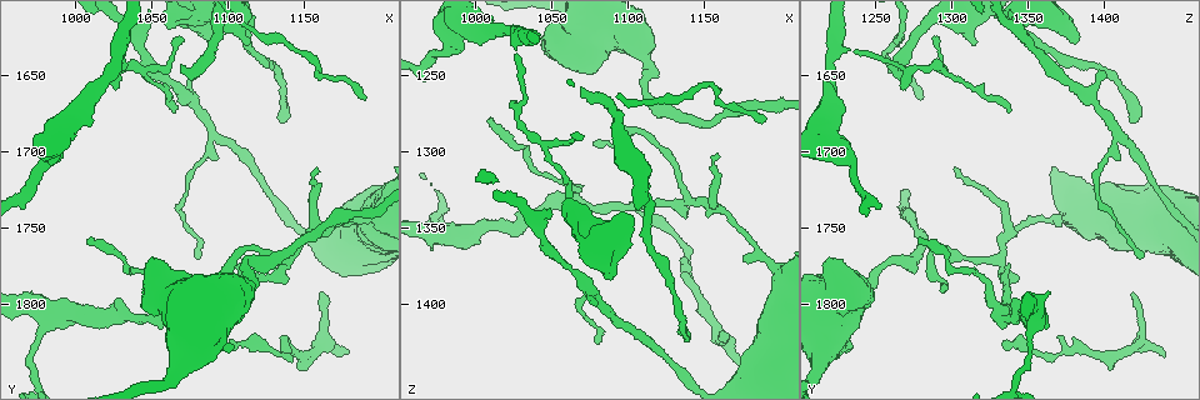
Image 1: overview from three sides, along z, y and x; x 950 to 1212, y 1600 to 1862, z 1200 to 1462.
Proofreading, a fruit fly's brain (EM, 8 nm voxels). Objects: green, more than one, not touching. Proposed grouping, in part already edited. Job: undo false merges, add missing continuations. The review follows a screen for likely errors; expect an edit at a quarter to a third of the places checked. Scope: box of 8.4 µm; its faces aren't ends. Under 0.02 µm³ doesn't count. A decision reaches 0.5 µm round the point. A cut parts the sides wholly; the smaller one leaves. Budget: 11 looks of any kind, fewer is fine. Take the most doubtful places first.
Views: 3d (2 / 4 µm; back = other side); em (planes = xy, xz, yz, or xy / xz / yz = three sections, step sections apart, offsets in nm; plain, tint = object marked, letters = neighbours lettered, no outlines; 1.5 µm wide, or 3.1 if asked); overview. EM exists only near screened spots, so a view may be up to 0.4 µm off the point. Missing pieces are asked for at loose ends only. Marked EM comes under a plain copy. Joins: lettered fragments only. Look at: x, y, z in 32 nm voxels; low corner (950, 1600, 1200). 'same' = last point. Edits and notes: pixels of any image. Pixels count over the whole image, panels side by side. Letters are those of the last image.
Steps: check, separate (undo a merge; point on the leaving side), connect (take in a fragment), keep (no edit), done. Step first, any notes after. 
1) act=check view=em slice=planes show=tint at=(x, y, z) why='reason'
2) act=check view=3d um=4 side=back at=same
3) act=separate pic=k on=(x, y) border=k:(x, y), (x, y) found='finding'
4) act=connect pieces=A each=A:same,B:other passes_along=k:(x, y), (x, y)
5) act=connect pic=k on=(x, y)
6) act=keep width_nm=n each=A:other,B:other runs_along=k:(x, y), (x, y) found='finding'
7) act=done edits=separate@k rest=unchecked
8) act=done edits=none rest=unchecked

act=check view=em slice=planes show=letters at=(1100, 1824, 1332)

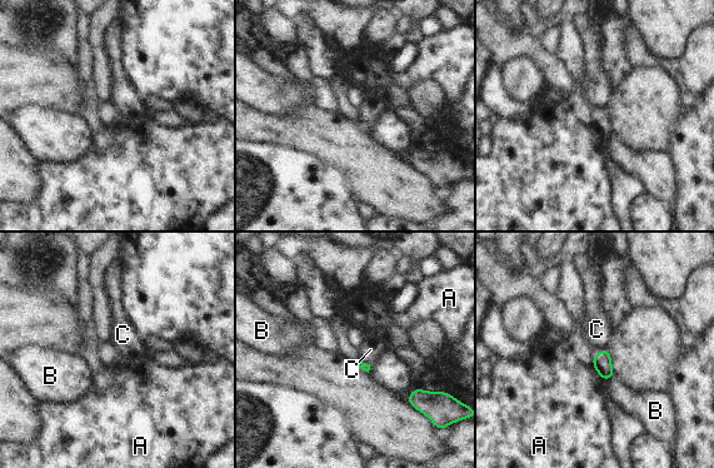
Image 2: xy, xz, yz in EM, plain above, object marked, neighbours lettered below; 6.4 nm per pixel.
act=keep longest_contact=A:110nm each=A:other,B:other,C:other border=2:(359, 359), (369, 364) found='none of them fits'

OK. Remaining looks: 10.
act=check view=em slice=xy step=4 show=letters at=(1162, 1794, 1418)

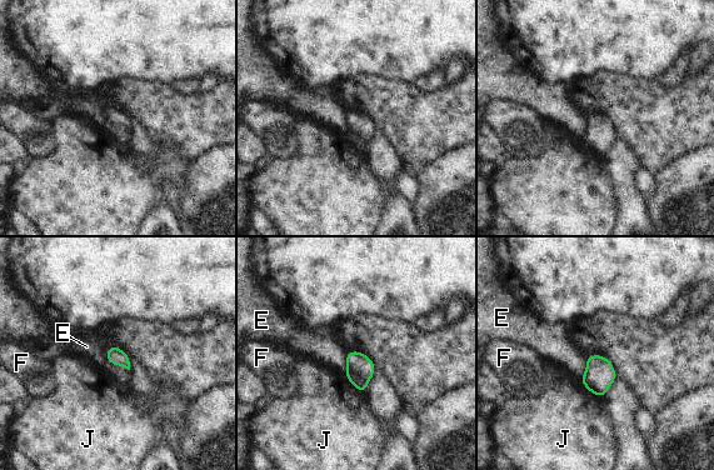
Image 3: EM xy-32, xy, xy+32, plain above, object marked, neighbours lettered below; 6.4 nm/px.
act=check view=em slice=yz step=4 show=letters at=same why='cut it another way'

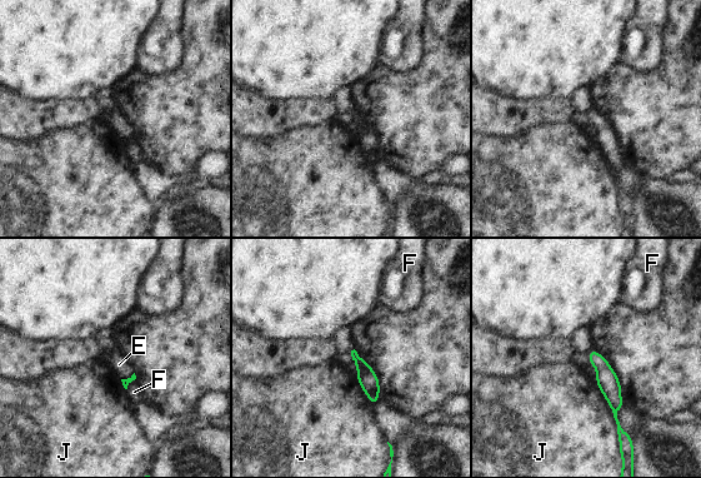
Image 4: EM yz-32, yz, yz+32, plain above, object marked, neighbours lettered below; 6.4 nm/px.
act=keep width_nm=110 each=E:other,F:other,J:other border=4:(134, 373), (121, 379) found='none of them fits'

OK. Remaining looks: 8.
act=check view=3d um=2 at=(1134, 1680, 1416) why='thin end'

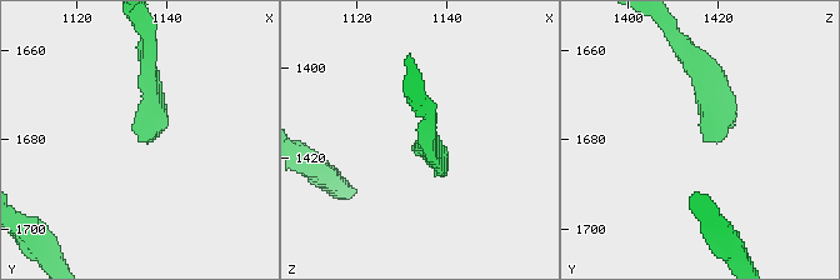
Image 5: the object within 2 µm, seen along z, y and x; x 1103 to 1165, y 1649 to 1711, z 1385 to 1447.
act=check view=em slice=yz step=4 show=letters at=(1133, 1680, 1417) why='now the EM'

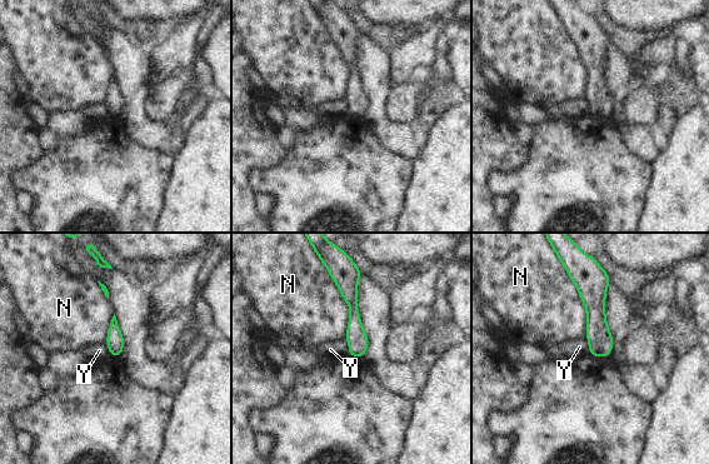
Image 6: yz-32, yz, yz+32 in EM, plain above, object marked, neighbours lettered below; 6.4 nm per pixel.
act=keep width_nm=120 each=N:other,Y:other runs_along=6:(585, 282), (605, 354) found='no lettered fragment goes on from it'

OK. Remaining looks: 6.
act=check view=3d um=4 at=(972, 1832, 1350) why='sudden change in width'

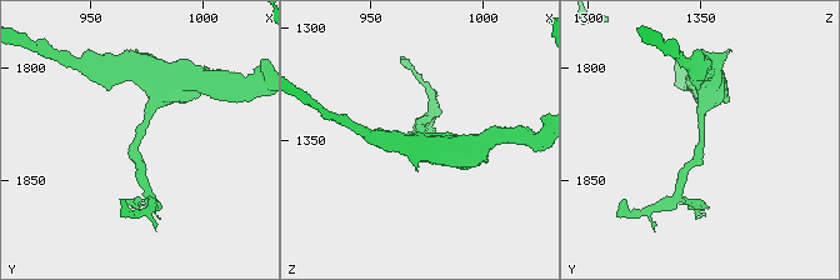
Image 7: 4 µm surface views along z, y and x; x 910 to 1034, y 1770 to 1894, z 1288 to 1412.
act=check view=em slice=yz step=8 show=tint at=(972, 1829, 1350)

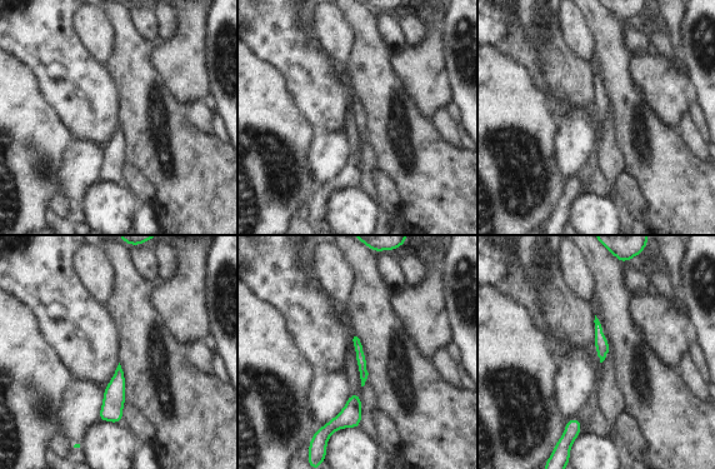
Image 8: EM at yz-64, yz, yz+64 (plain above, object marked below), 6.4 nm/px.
act=check view=em slice=planes show=letters at=same

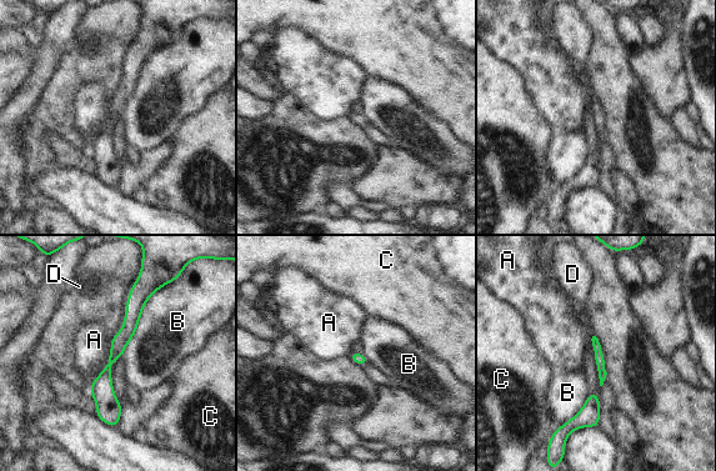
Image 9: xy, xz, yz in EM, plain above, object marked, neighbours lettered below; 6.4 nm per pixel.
act=keep longest_contact=B:550nm each=A:other,B:other,C:other,D:other found='all the same neuron'

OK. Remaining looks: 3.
act=done edits=none rest=unchecked

